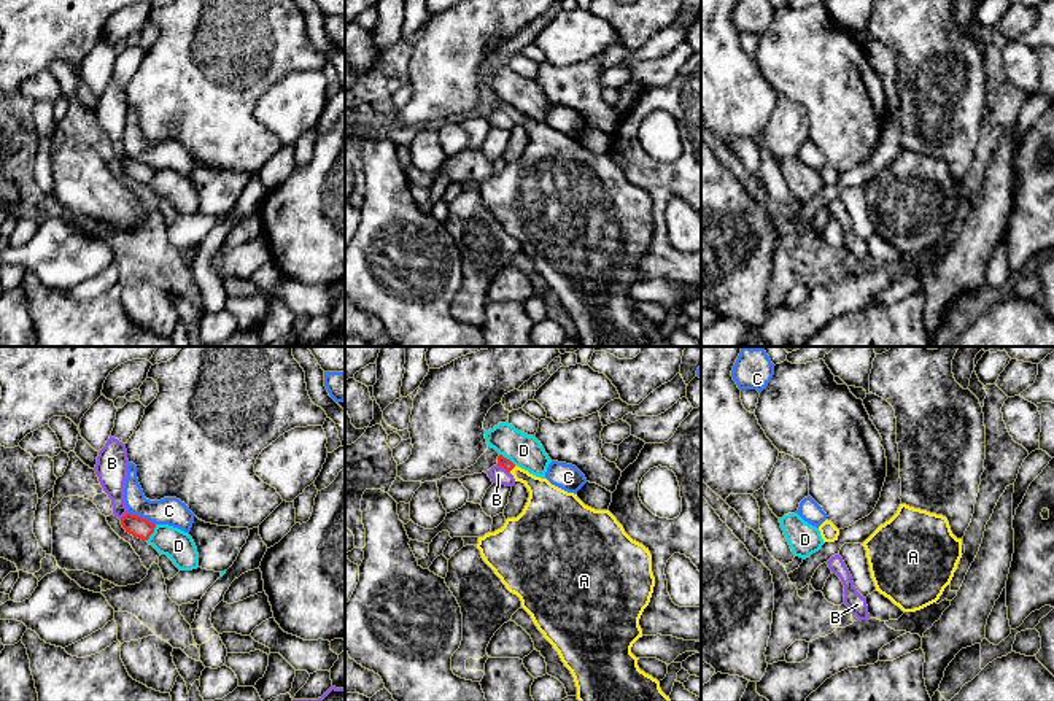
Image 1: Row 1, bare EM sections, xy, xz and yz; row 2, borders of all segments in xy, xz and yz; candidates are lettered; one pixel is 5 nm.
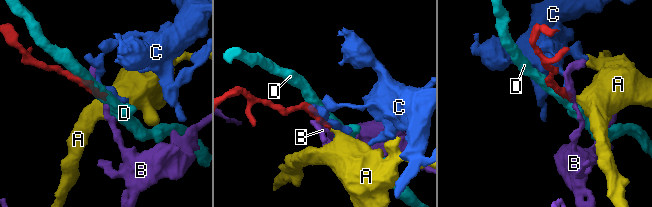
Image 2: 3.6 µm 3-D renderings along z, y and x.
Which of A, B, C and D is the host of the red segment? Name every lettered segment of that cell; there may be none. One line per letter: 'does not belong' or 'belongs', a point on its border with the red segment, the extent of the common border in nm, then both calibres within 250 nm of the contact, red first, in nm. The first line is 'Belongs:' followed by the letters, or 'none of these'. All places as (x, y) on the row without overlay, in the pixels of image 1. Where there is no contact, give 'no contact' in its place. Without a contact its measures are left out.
Belongs: A
A: belongs | xz (512, 112) | 50 nm | 60/190 nm
B: does not belong | xz (503, 110) | 80 nm | 60/90 nm
C: does not belong | xy (140, 161) | 150 nm | 100/140 nm
D: does not belong | xy (153, 175) | 100 nm | 100/160 nm

